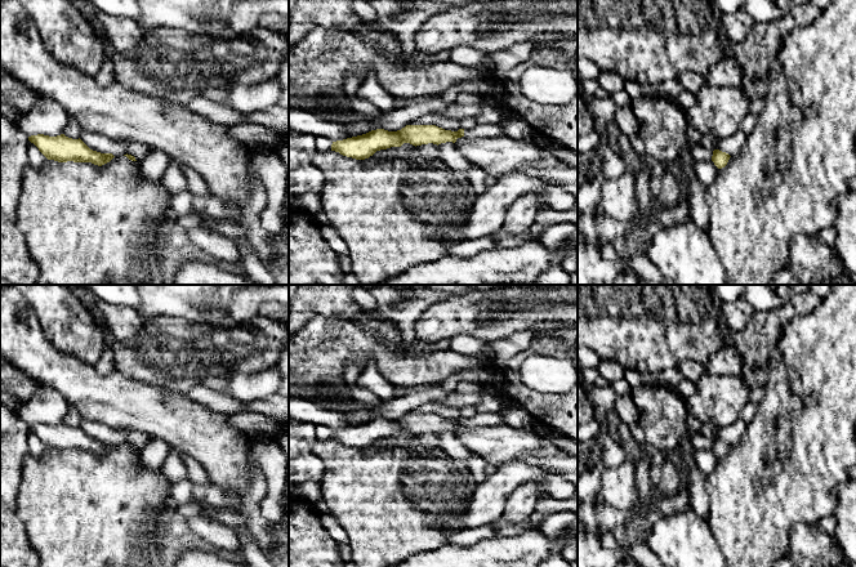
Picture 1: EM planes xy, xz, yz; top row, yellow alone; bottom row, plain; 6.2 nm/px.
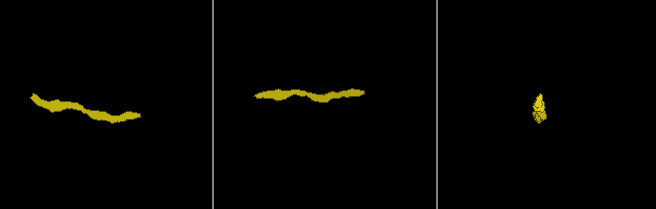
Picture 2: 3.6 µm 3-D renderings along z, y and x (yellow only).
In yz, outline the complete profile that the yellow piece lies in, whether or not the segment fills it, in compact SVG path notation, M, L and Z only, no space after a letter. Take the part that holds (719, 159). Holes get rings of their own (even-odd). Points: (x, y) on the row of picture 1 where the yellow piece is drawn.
M714 149L713 151L713 156L712 156L712 161L714 162L714 165L718 168L718 169L722 169L727 165L728 160L730 160L730 155L726 153L726 152L722 152L719 149Z

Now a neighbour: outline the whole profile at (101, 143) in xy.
M85 130L81 131L80 139L93 151L112 153L115 157L121 157L128 153L134 156L138 161L147 157L152 151L152 148L146 143L122 139L113 140L106 135Z

